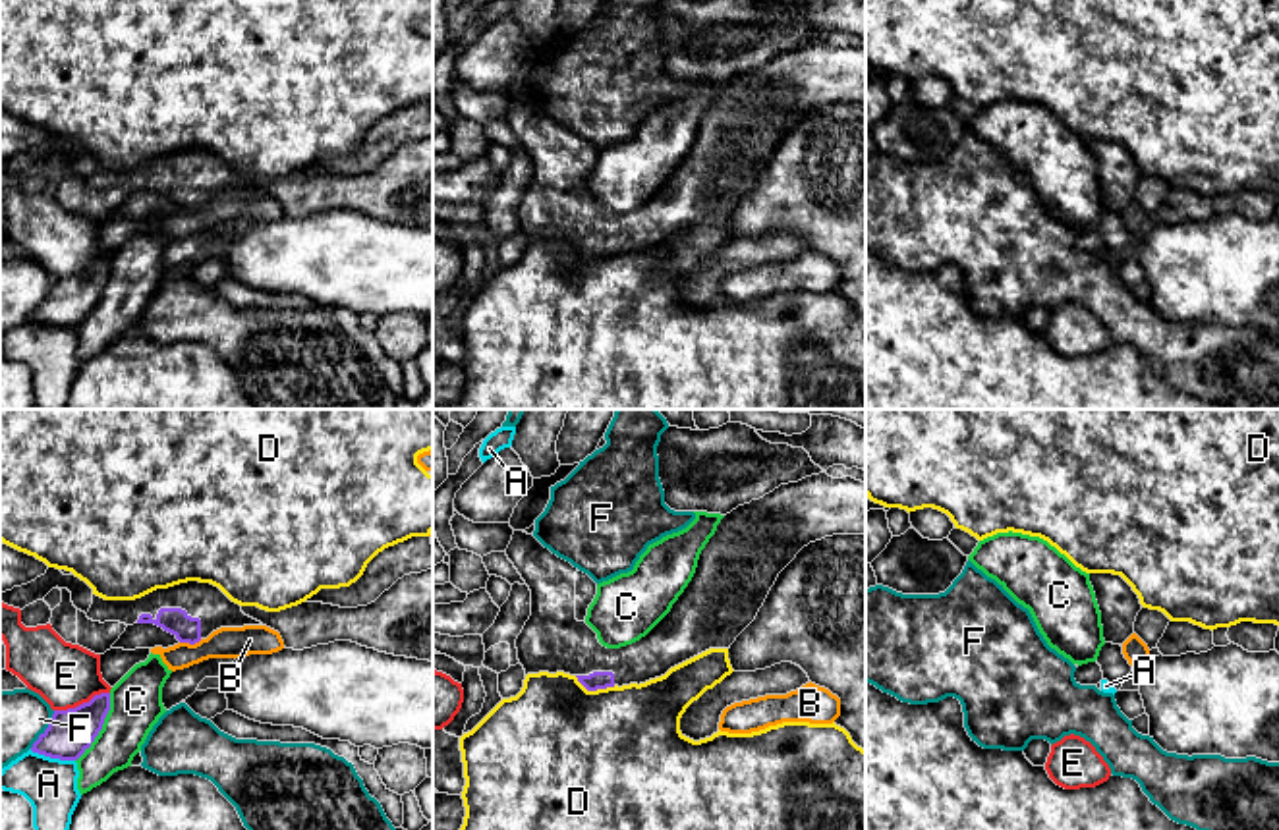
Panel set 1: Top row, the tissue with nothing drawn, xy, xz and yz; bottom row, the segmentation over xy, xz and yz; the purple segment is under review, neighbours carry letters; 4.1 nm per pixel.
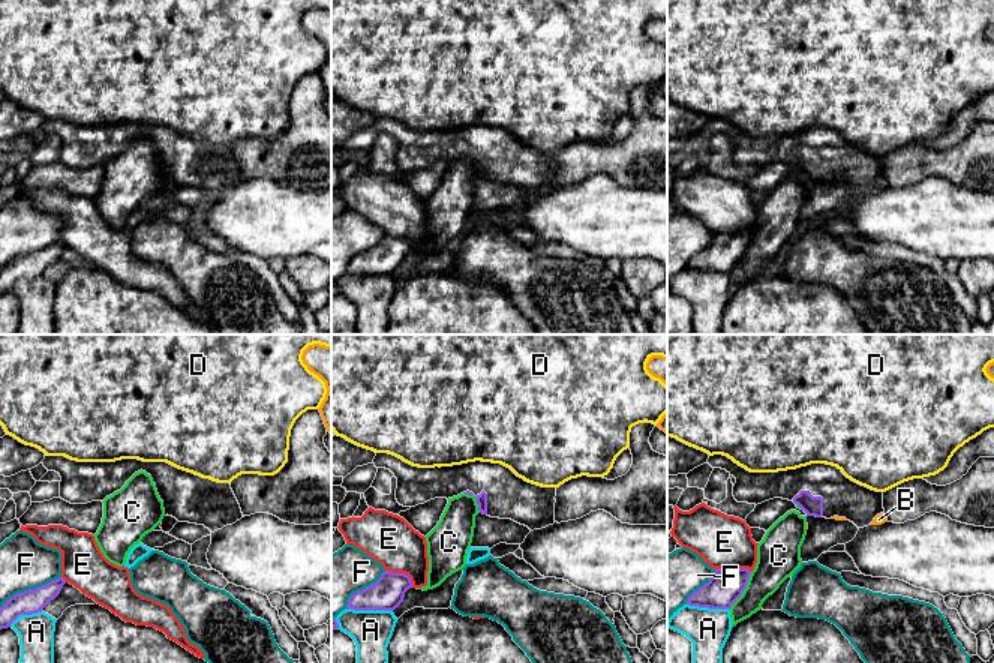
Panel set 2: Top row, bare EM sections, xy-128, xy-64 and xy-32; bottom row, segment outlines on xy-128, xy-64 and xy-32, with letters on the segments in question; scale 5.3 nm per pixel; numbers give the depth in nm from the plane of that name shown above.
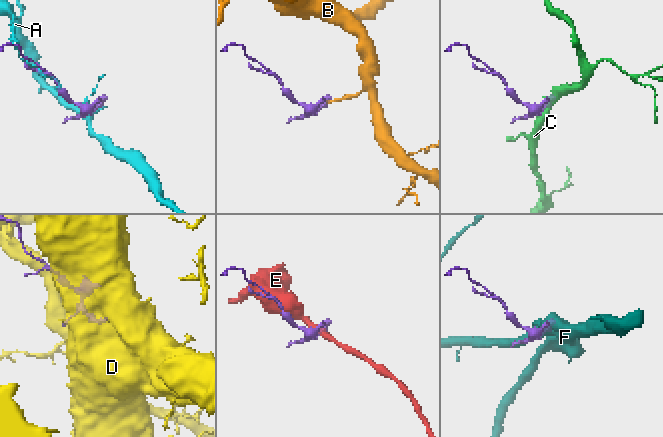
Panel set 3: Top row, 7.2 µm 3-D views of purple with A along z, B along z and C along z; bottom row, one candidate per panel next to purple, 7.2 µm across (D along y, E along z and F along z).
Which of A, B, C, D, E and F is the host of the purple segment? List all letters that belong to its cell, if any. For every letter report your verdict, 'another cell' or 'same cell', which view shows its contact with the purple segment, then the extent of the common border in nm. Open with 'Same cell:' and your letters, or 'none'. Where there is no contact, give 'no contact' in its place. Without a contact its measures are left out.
Same cell: none
A: another cell; contact in xy; length 200 nm
B: another cell; contact in xy; length 100 nm
C: another cell; contact in xy; length 320 nm
D: another cell; contact in xz; length 180 nm
E: another cell; contact in xy; length 240 nm
F: another cell; contact in xy; length 190 nm

